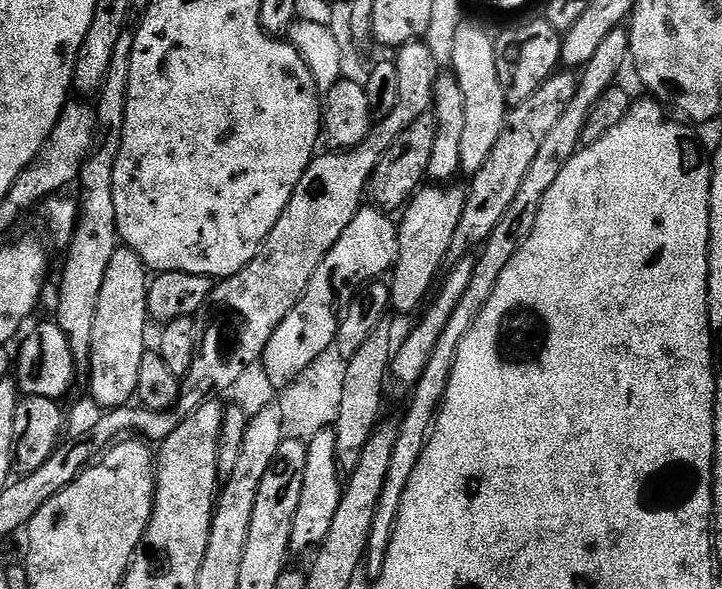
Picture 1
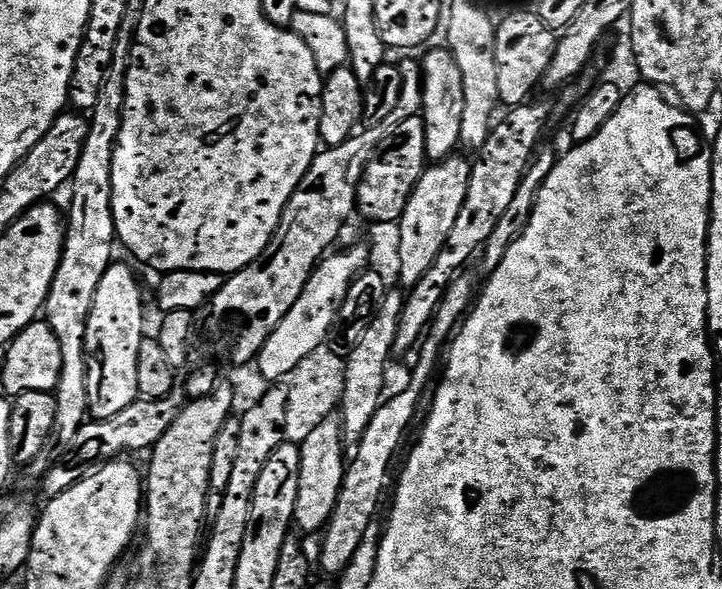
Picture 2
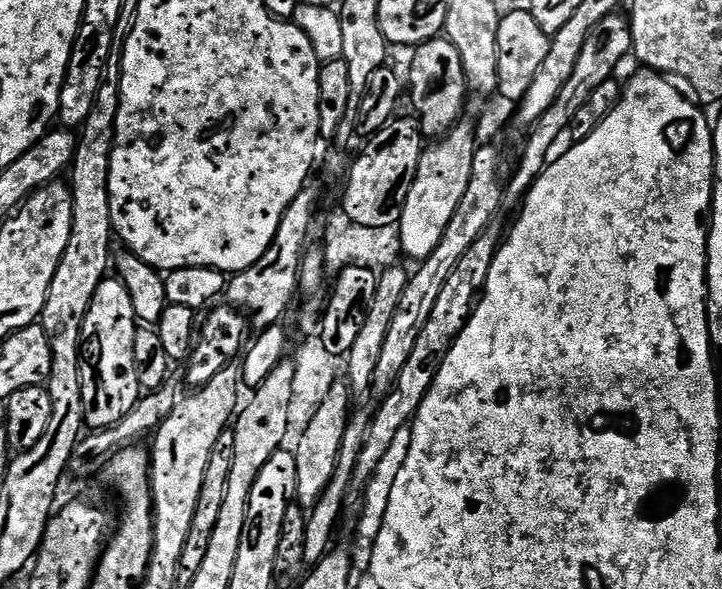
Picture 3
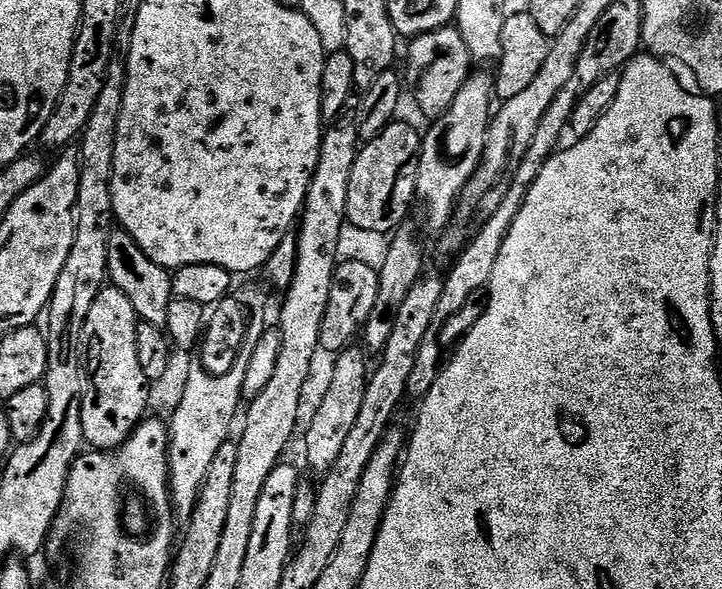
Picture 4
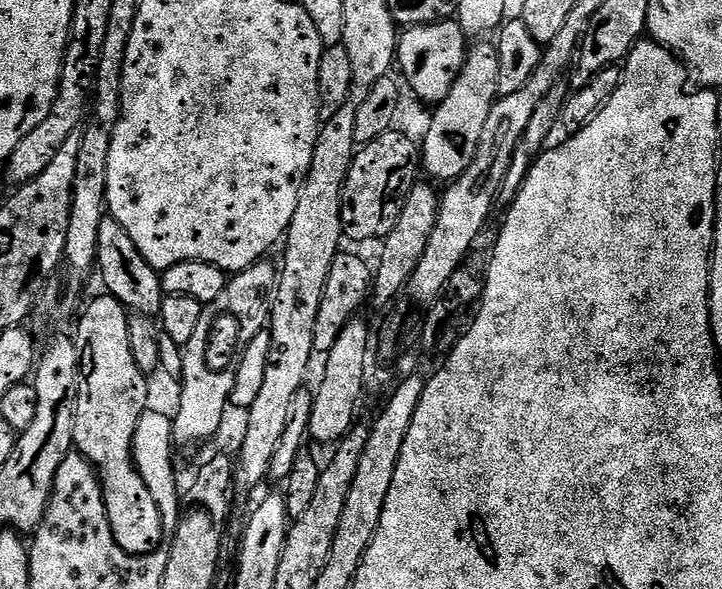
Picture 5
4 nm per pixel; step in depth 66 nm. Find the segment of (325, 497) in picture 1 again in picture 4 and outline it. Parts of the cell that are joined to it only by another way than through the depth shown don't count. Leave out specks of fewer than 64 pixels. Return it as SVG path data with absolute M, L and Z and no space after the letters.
M349 346L336 356L334 362L333 378L330 380L330 388L322 400L322 406L314 417L308 433L302 437L304 452L308 455L308 464L317 474L323 474L334 466L338 453L342 451L342 445L346 443L346 437L358 413L362 411L362 398L366 398L366 386L370 375L370 364L364 361L362 353L356 346Z

